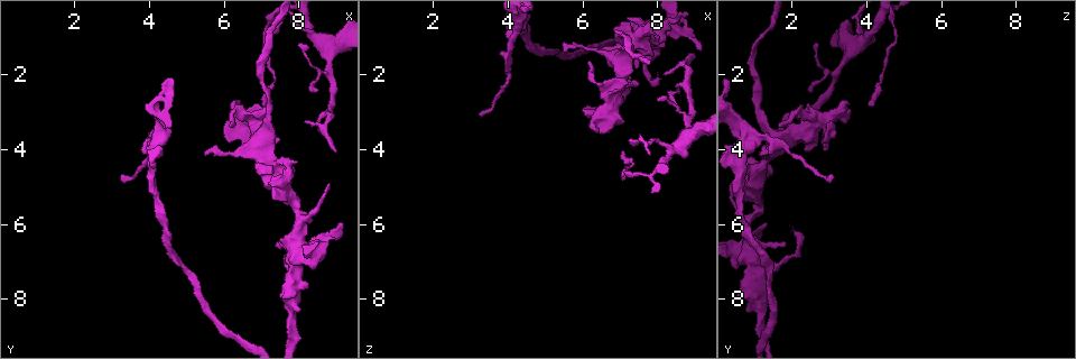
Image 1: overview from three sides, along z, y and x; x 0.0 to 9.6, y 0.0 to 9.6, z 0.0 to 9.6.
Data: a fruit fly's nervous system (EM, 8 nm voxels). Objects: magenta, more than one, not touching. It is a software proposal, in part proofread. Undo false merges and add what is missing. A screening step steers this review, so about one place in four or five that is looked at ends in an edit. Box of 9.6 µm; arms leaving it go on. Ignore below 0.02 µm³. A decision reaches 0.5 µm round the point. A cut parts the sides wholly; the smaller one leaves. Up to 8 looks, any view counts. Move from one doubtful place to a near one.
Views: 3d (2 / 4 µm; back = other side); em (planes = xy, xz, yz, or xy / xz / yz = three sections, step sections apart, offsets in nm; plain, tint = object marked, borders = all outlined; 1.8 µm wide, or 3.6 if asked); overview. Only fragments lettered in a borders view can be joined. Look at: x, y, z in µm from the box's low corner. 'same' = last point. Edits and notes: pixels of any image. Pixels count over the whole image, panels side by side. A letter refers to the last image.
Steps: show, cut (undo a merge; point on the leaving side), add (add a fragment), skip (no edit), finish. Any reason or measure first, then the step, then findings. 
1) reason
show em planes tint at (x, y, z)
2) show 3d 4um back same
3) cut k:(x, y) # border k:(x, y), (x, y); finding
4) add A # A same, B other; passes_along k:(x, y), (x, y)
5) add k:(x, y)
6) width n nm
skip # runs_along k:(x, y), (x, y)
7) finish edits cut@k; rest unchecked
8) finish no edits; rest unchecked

thin arm on a thick one
show 3d 4um at (8.15, 0.80, 3.85)

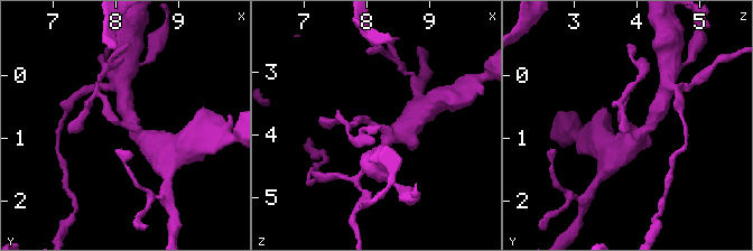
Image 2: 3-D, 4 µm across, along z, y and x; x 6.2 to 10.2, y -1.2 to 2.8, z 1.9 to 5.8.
show em xy step 16 tint at (8.10, 0.75, 3.90)

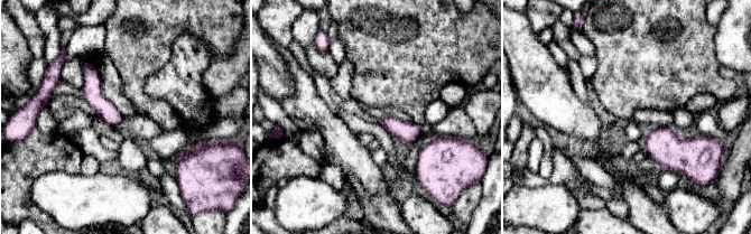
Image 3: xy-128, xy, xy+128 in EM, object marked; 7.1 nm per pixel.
show em planes borders same

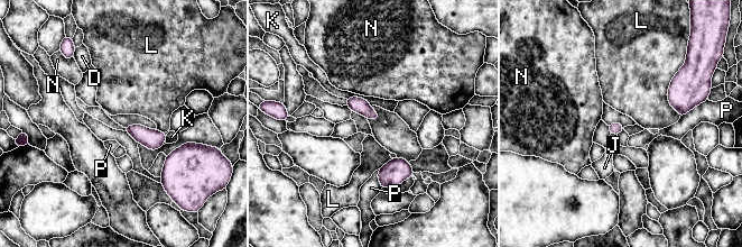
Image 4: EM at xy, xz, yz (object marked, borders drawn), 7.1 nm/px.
skip # D other, J other, K other, L other, N other, P other; border 4:(346, 98), (362, 97), (371, 106); continuous, no second neuron

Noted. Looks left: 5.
show 3d 2um at (6.85, 3.25, 2.60)

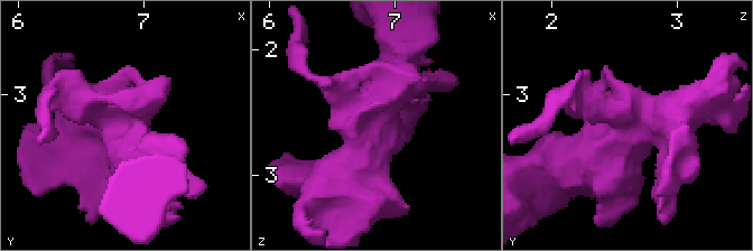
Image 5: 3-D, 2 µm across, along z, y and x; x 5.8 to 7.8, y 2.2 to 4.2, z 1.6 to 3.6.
shape alone is not enough
show em 3.6um yz step 16 tint at (6.84, 3.30, 2.56)

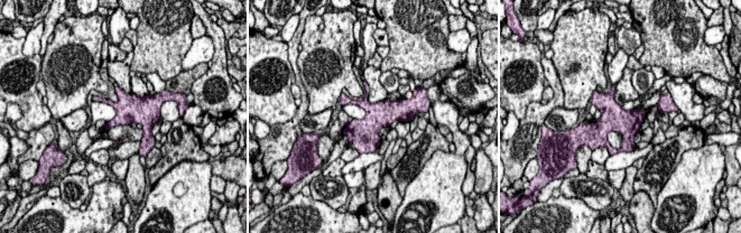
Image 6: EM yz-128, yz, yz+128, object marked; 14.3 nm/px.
show em 3.6um xz step 8 borders same

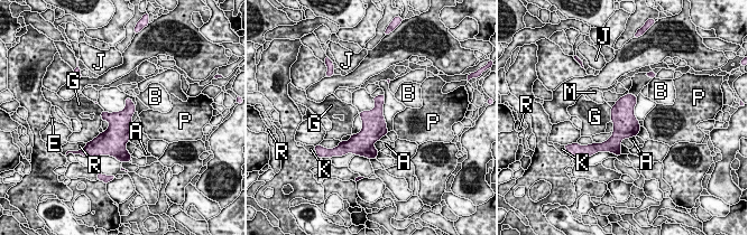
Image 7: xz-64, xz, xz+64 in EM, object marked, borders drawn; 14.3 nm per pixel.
width 360 nm
skip # A other, B other, E other, G other, J other, K other, M other, P other, R other; border 7:(610, 107), (611, 120); all the same neuron

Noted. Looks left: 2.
arms part here
show em planes borders at (7.30, 4.65, 1.15)

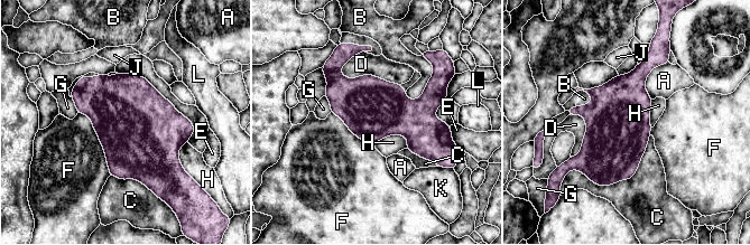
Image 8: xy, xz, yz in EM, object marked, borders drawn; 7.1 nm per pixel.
skip # A other, B other, C other, D other, E other, F other, G other, H other, J other, K other, L other; border 8:(408, 140), (386, 135), (374, 144); continuous, no second neuron

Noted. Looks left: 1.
finish no edits; rest unchecked

